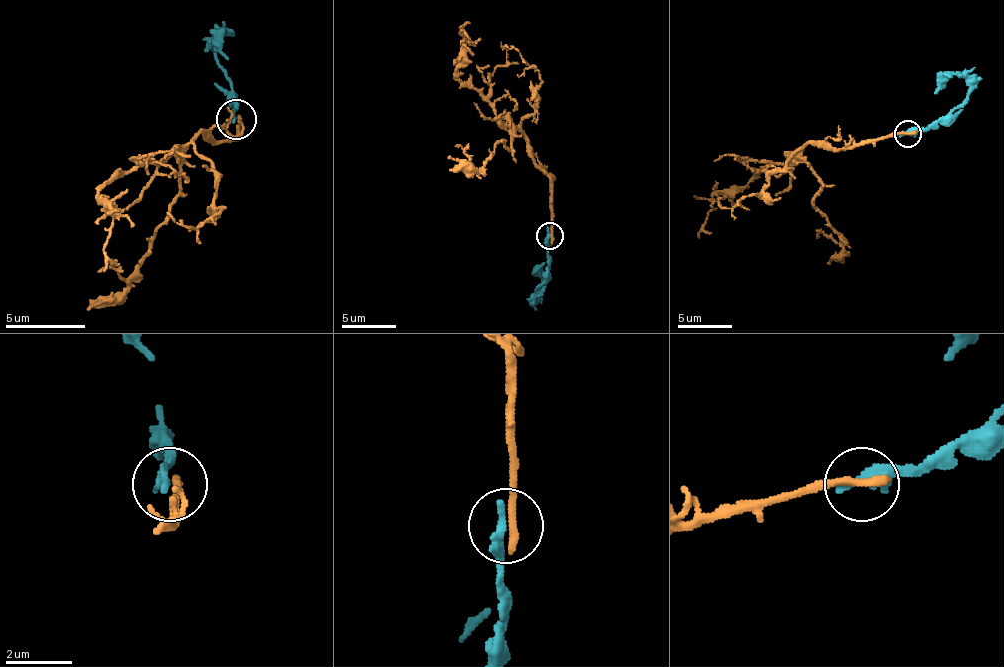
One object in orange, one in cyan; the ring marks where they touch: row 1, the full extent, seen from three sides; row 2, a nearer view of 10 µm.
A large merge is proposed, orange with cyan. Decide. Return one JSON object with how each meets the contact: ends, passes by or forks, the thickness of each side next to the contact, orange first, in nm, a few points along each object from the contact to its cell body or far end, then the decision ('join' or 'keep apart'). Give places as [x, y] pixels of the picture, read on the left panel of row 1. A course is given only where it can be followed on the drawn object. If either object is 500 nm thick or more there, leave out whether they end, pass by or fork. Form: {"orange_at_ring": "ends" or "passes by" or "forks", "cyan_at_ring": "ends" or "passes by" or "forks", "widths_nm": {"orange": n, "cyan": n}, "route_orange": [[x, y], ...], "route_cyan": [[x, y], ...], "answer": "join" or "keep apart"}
{"orange_at_ring": "ends", "cyan_at_ring": "ends", "widths_nm": {"orange": 320, "cyan": 400}, "route_orange": [[237, 118], [237, 138], [197, 134], [118, 173], [102, 197], [110, 217], [102, 273]], "route_cyan": [[237, 118], [233, 110], [233, 82], [217, 62], [217, 46], [225, 30], [221, 50], [229, 58]], "answer": "keep apart"}

